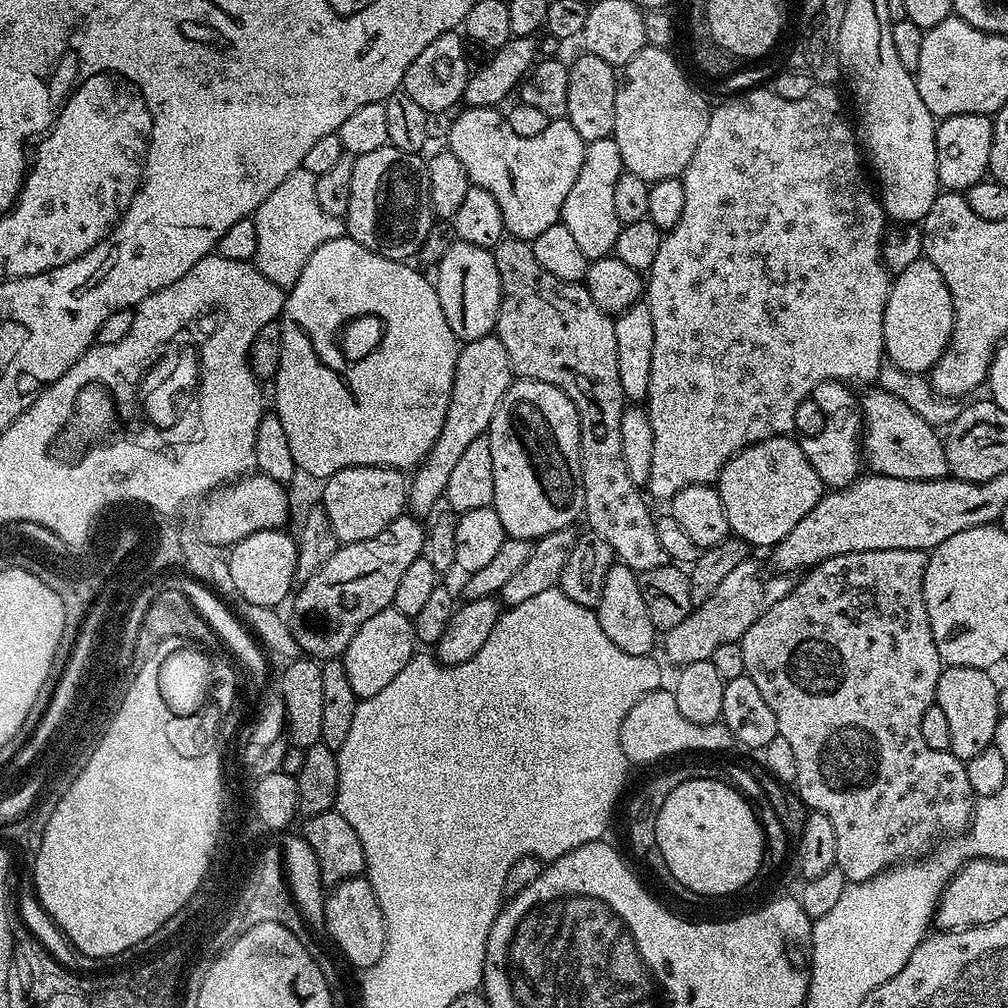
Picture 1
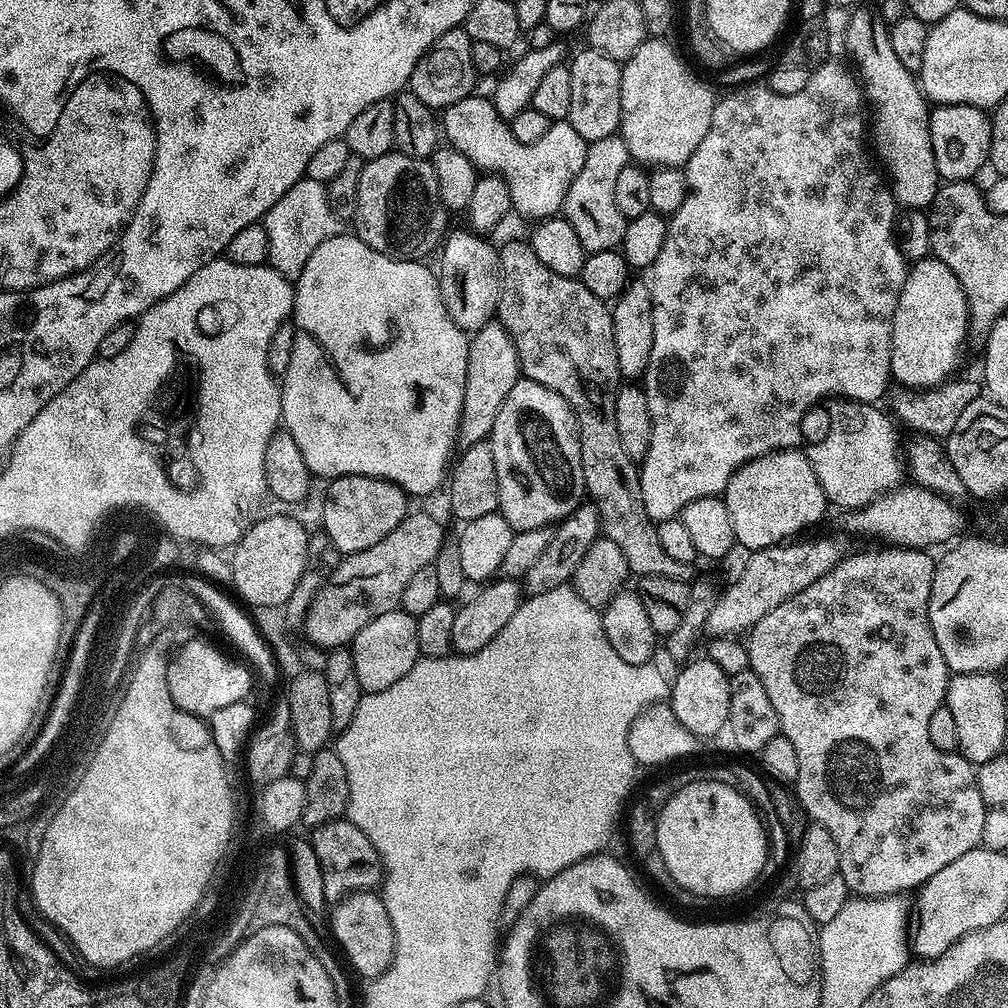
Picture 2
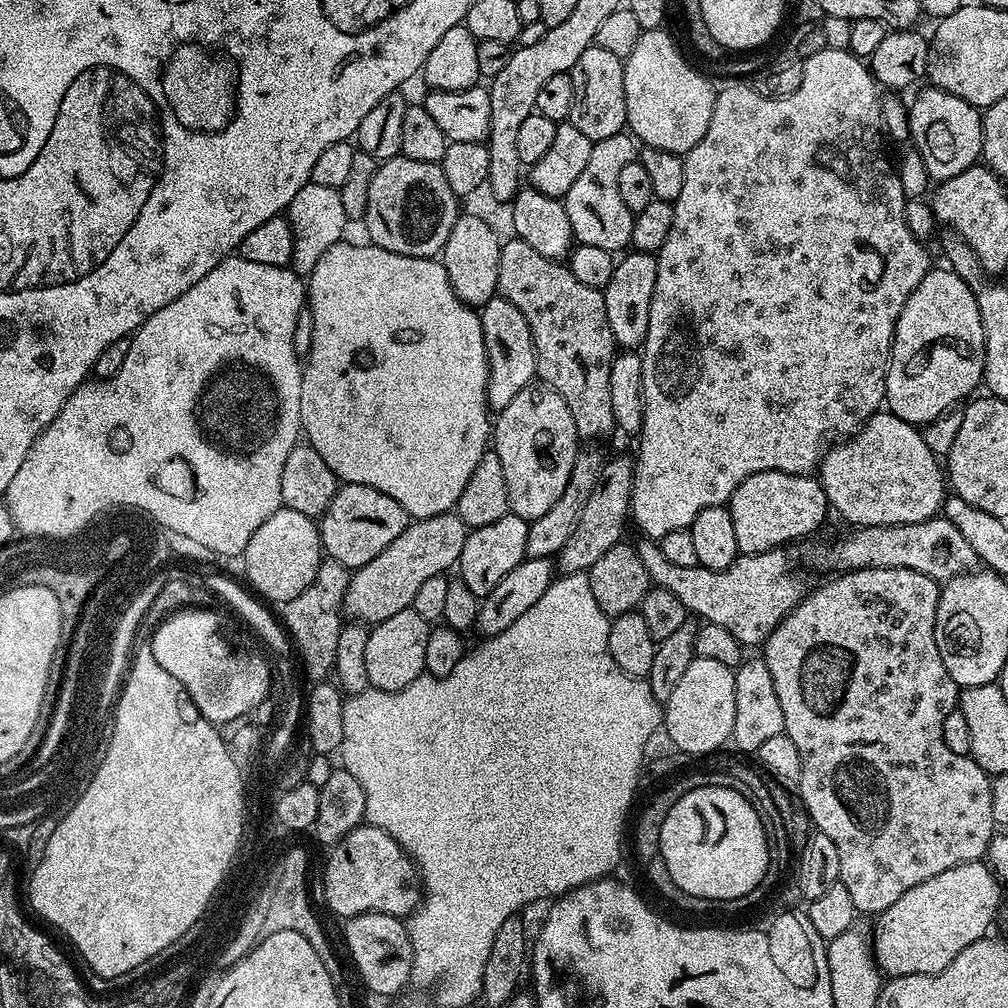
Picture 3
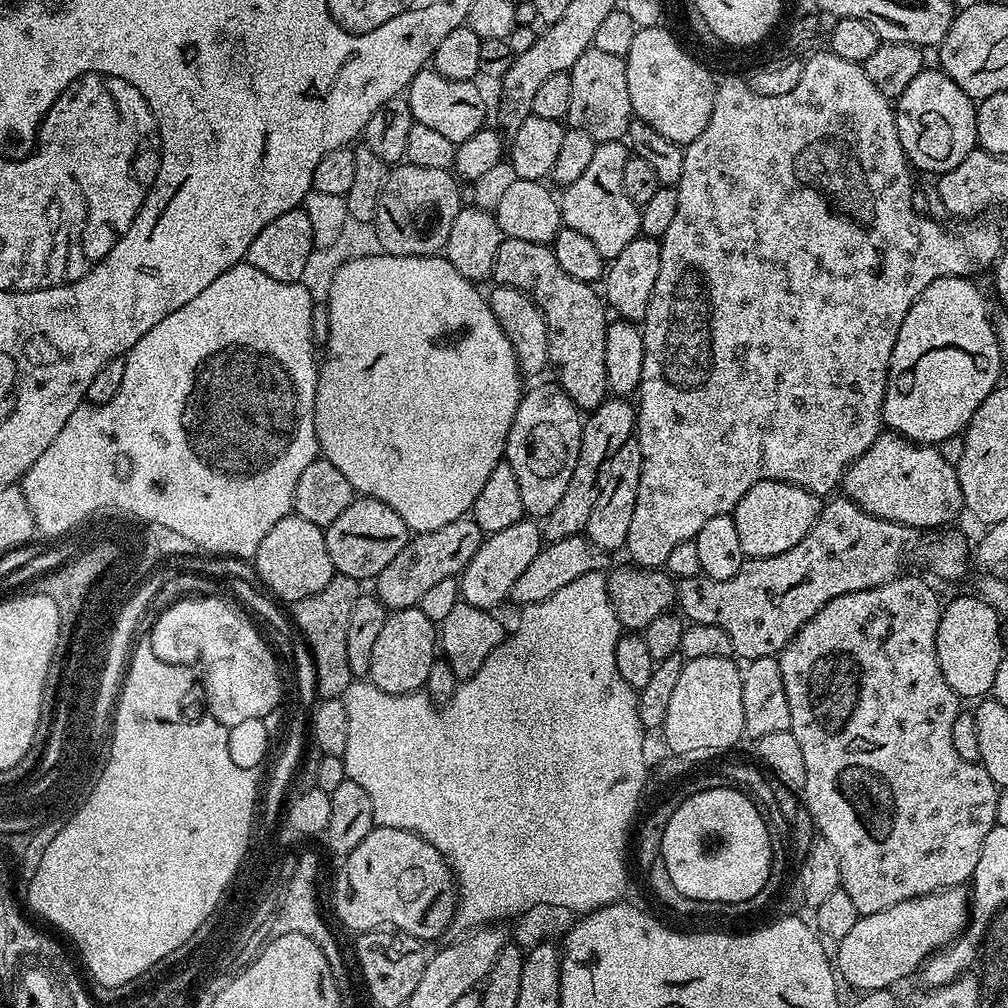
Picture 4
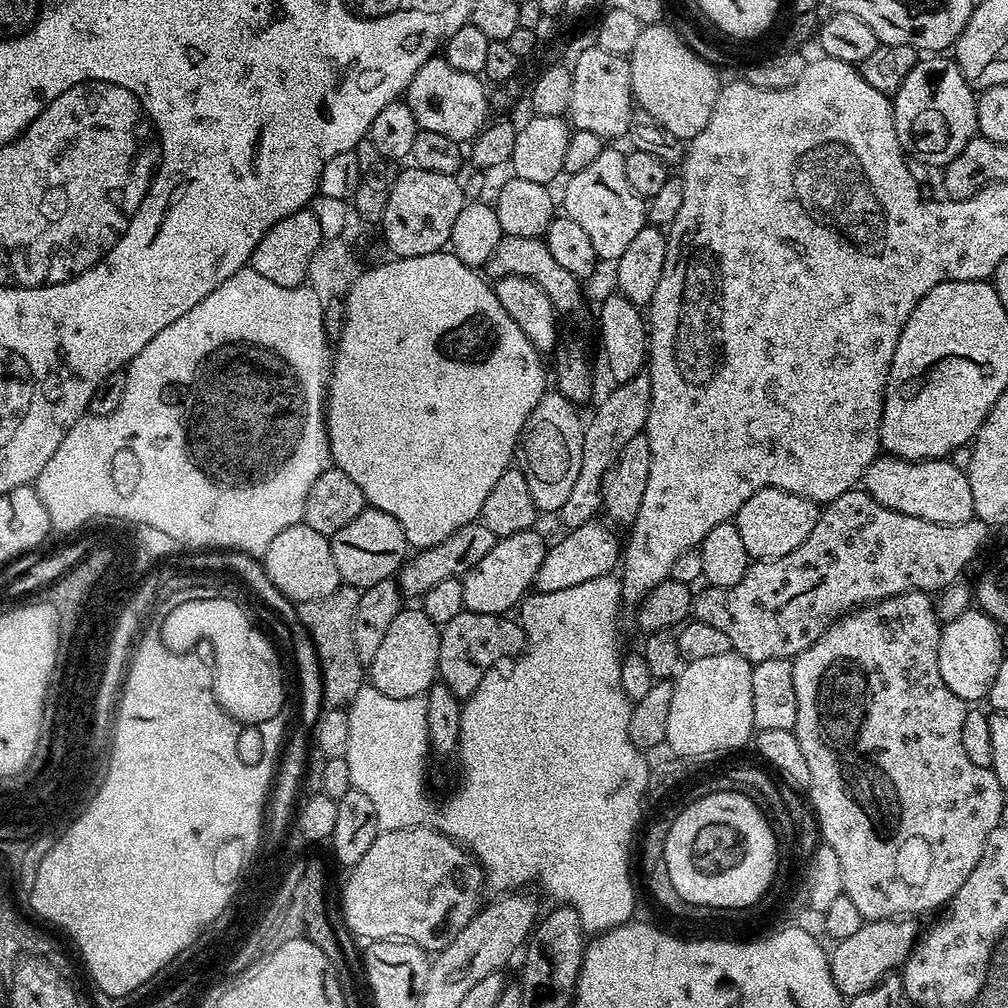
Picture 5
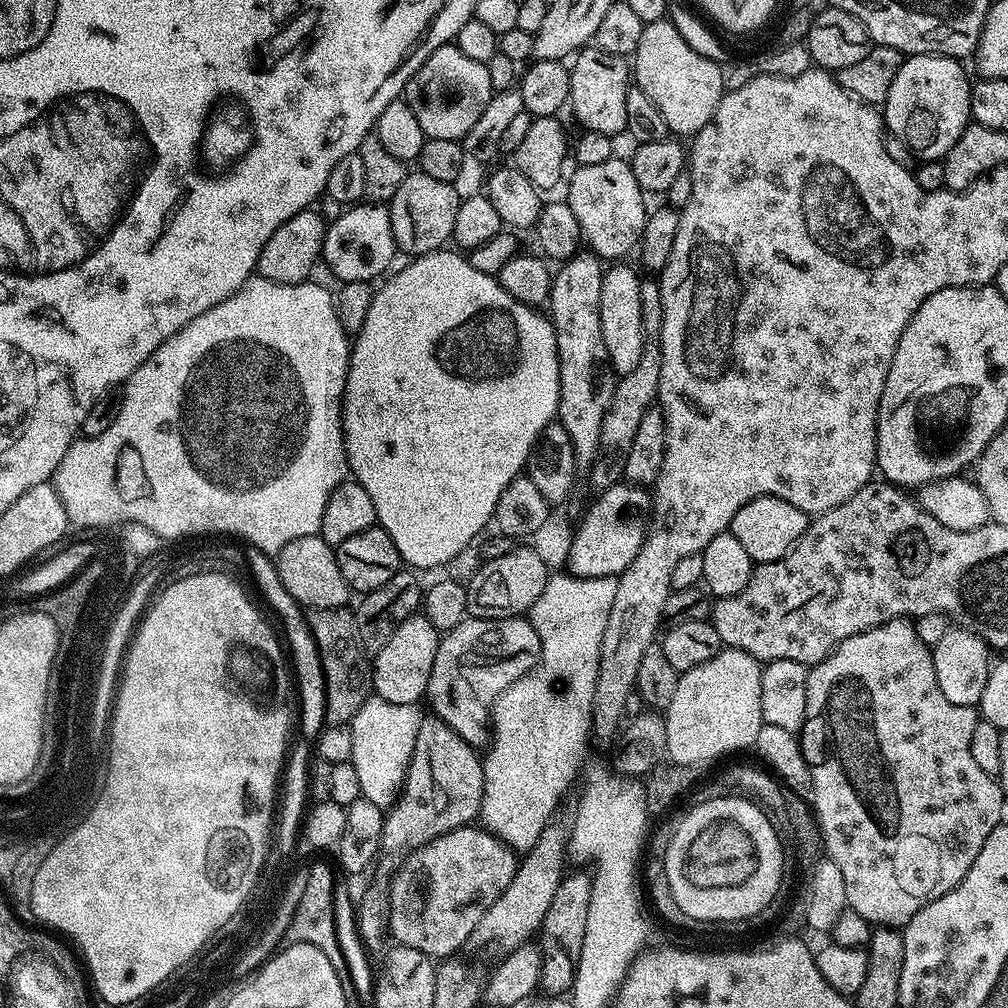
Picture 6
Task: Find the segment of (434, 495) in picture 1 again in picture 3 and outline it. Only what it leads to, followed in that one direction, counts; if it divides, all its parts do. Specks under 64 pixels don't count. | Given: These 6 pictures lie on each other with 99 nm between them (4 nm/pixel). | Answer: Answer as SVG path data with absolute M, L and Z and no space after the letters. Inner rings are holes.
M497 294L489 298L479 309L479 313L488 359L488 406L493 413L499 414L503 408L510 406L511 400L523 388L529 387L537 379L534 338L530 334L530 326L526 326L526 318L522 318L522 310L518 310L514 302L502 295Z

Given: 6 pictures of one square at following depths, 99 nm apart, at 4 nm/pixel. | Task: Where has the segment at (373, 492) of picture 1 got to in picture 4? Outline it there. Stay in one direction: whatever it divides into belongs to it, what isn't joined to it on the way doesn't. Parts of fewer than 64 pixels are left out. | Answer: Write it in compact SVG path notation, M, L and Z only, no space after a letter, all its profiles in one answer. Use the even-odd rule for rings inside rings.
M357 495L350 506L346 506L346 510L342 510L342 514L338 514L334 522L330 522L330 526L324 529L324 537L326 550L330 550L333 569L339 575L361 582L367 582L368 579L371 581L379 576L410 543L406 522L402 522L402 518L398 518L398 514L394 514L394 510L386 506L386 502L378 502L362 495Z

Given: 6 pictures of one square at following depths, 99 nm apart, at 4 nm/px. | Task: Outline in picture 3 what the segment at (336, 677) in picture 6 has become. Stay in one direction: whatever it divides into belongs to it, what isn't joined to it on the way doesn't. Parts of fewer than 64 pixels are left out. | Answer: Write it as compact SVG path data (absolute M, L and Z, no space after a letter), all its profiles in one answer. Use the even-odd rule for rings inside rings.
M331 558L321 559L314 582L310 582L310 586L306 586L298 598L290 598L290 602L279 609L278 619L291 639L291 647L299 663L304 663L304 672L309 676L309 681L324 682L333 675L334 650L338 650L349 575L350 569L342 566L342 562Z

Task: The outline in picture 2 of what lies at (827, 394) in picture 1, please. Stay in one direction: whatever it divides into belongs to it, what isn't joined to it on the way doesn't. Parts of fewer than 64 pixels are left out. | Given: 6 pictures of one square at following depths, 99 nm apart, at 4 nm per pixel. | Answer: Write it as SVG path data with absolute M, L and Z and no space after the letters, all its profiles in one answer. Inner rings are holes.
M845 399L833 404L832 429L817 444L806 448L806 455L829 505L833 509L859 510L901 487L900 479L906 476L906 456L896 433L897 421L880 406Z

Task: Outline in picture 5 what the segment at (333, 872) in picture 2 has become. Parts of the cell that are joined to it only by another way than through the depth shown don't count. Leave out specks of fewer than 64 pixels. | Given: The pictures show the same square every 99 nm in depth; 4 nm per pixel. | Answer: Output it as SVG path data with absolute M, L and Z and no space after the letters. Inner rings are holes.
M431 826L389 828L380 831L374 838L374 843L370 846L370 850L366 850L365 857L357 862L357 864L351 865L349 872L352 873L345 878L344 889L340 892L340 908L344 911L344 920L342 920L343 927L350 929L353 936L364 942L390 940L393 938L398 940L408 940L412 944L417 944L419 948L424 949L424 951L429 954L438 953L446 946L450 946L450 942L454 942L456 935L459 934L472 919L474 919L476 913L479 912L482 907L480 891L485 891L486 888L484 870L477 864L475 856L473 856L464 845L456 843L455 840L451 840L448 836L444 836Z

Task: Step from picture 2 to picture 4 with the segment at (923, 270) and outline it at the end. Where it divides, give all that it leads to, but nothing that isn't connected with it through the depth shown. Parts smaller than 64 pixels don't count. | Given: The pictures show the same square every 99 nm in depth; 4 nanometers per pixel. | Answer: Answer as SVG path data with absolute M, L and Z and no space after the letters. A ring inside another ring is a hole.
M943 276L913 302L894 342L888 367L888 385L884 395L883 423L891 431L904 436L913 444L939 446L951 436L959 436L967 428L970 418L986 402L986 398L1001 383L1000 347L993 317L988 317L984 296L962 276Z

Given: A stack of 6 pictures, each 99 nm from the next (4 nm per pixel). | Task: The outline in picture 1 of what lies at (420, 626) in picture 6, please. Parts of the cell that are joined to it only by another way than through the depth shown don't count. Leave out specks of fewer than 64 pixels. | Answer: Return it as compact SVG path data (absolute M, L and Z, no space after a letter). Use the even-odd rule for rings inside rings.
M384 608L374 618L366 618L362 626L350 638L350 646L346 646L342 657L346 666L346 678L350 678L350 686L360 700L378 694L395 676L410 662L418 648L416 629L413 617L402 614L397 608Z

